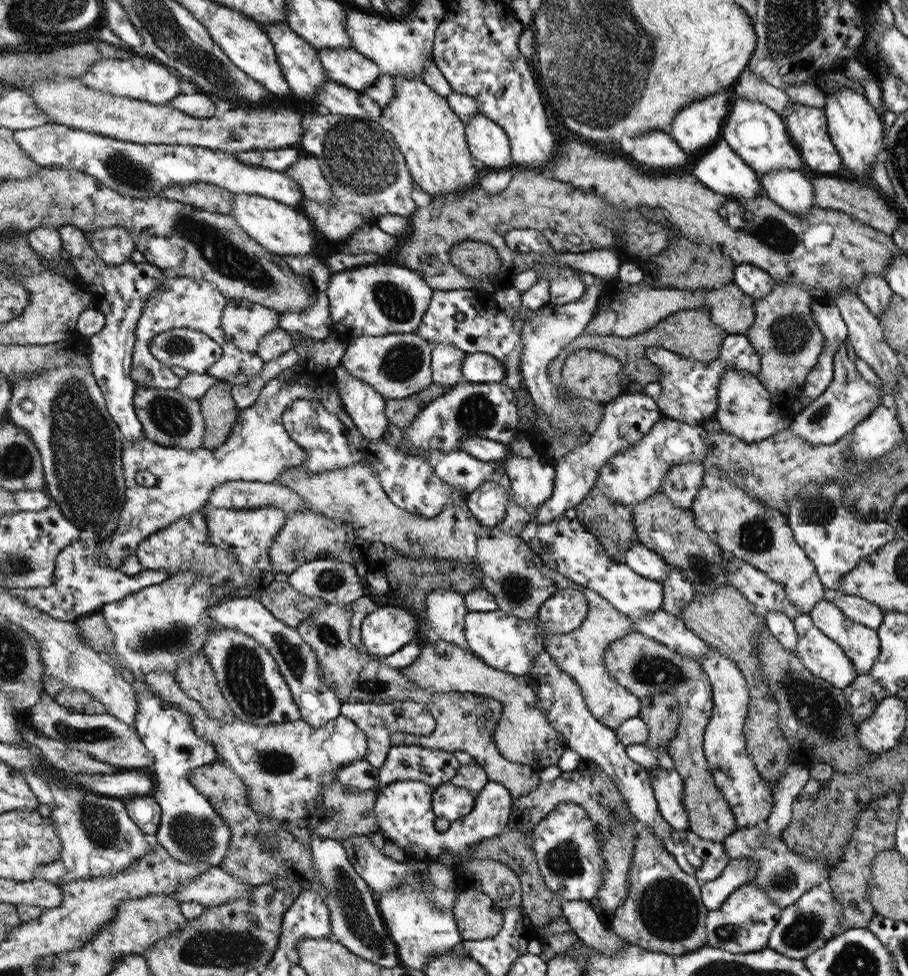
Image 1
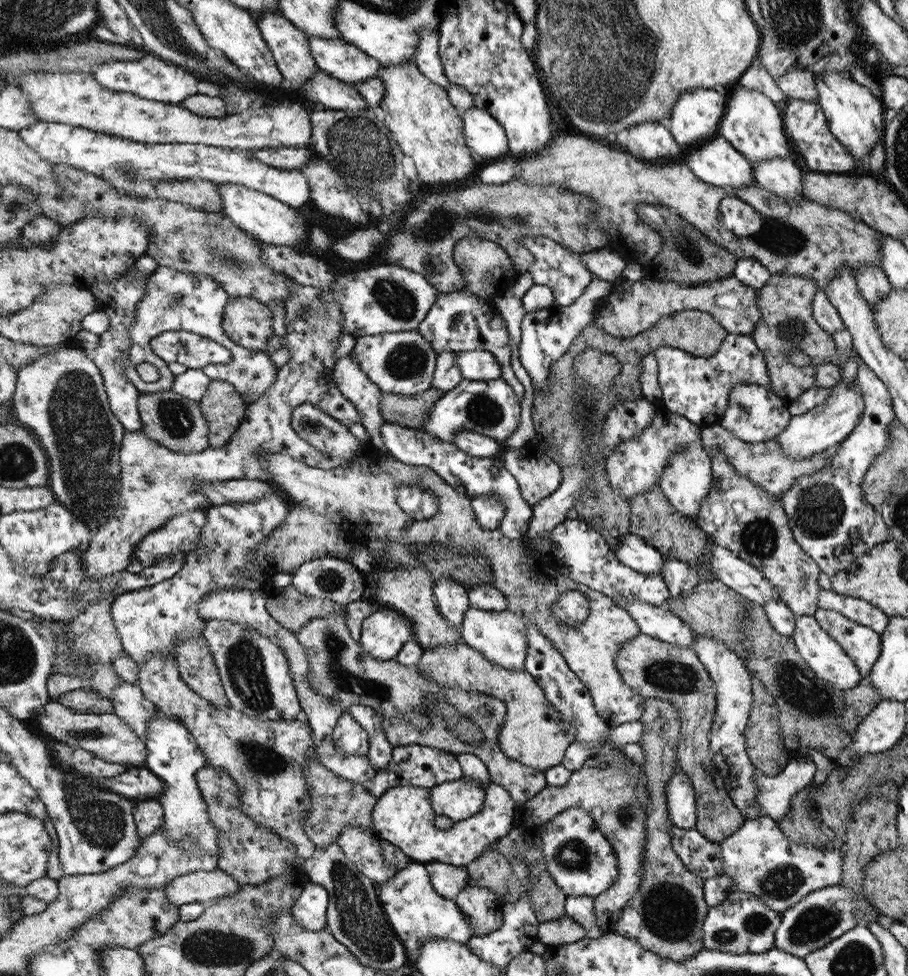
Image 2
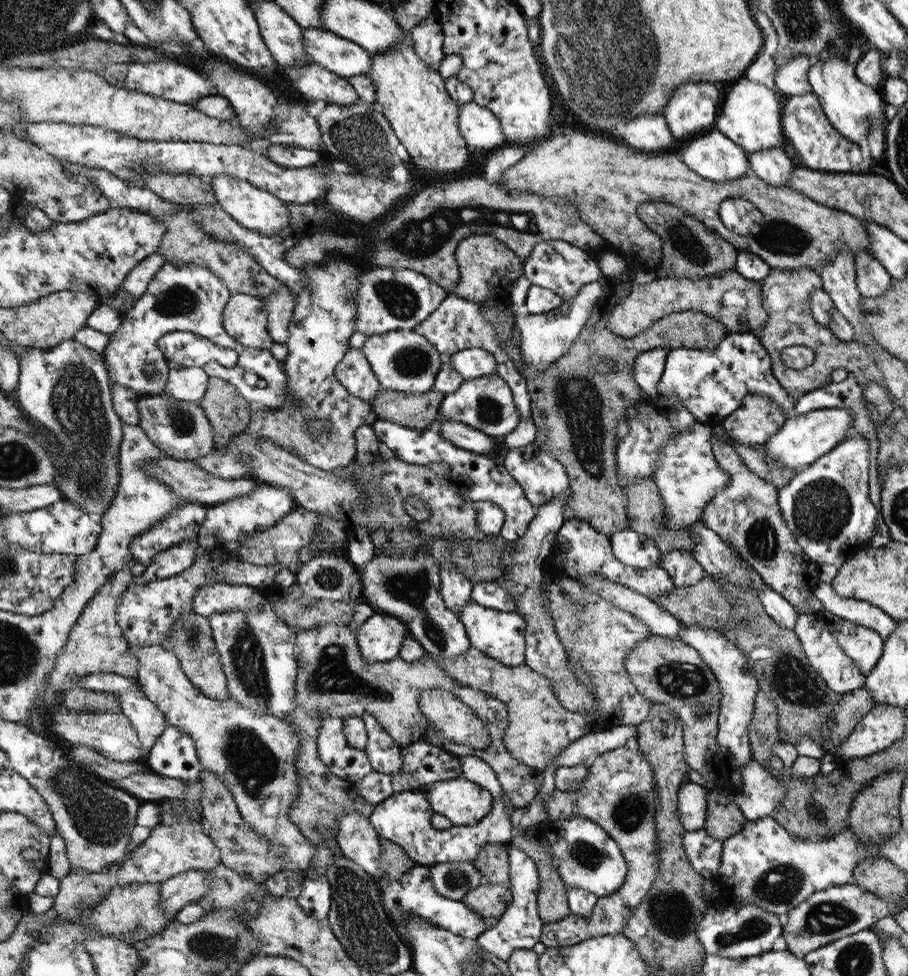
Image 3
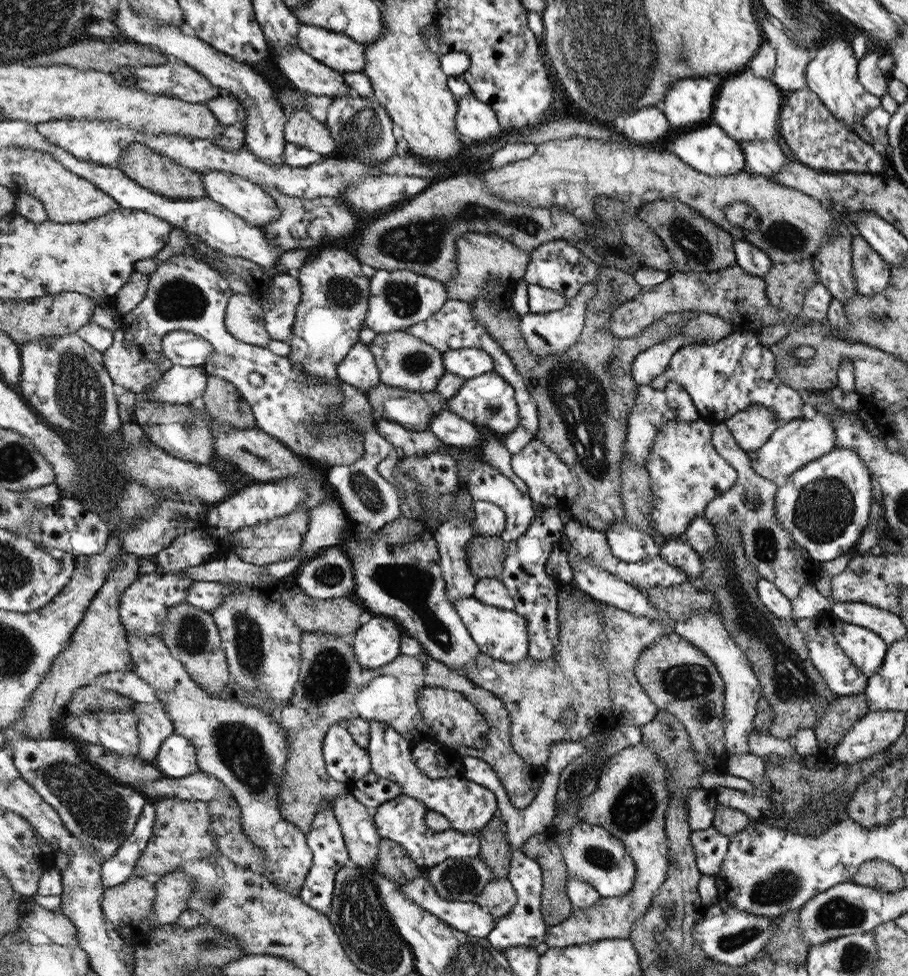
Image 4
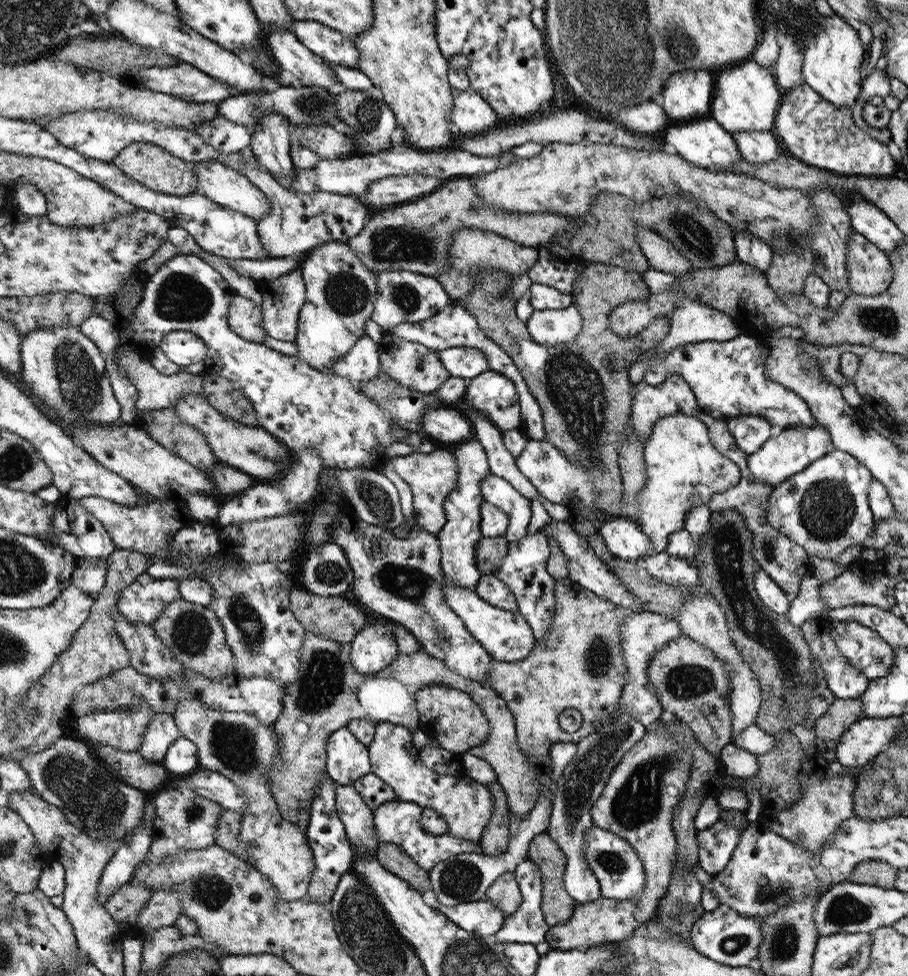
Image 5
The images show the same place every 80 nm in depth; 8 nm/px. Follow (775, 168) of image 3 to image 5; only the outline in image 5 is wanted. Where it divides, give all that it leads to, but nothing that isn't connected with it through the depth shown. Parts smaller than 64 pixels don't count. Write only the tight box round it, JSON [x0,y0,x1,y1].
[732,131,782,165]

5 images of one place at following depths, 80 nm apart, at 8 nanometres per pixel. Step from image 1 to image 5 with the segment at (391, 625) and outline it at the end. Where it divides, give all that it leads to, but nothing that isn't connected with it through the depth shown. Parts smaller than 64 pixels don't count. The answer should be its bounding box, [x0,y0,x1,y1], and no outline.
[348,620,398,674]

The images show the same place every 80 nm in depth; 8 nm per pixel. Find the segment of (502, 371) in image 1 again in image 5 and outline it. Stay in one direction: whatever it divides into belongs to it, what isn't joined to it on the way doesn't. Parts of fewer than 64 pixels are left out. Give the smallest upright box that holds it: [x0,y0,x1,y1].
[436,347,489,379]

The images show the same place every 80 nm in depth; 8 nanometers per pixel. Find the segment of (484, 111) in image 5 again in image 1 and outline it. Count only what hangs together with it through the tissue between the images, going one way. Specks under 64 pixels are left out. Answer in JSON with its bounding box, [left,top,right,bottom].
[466,112,514,169]

